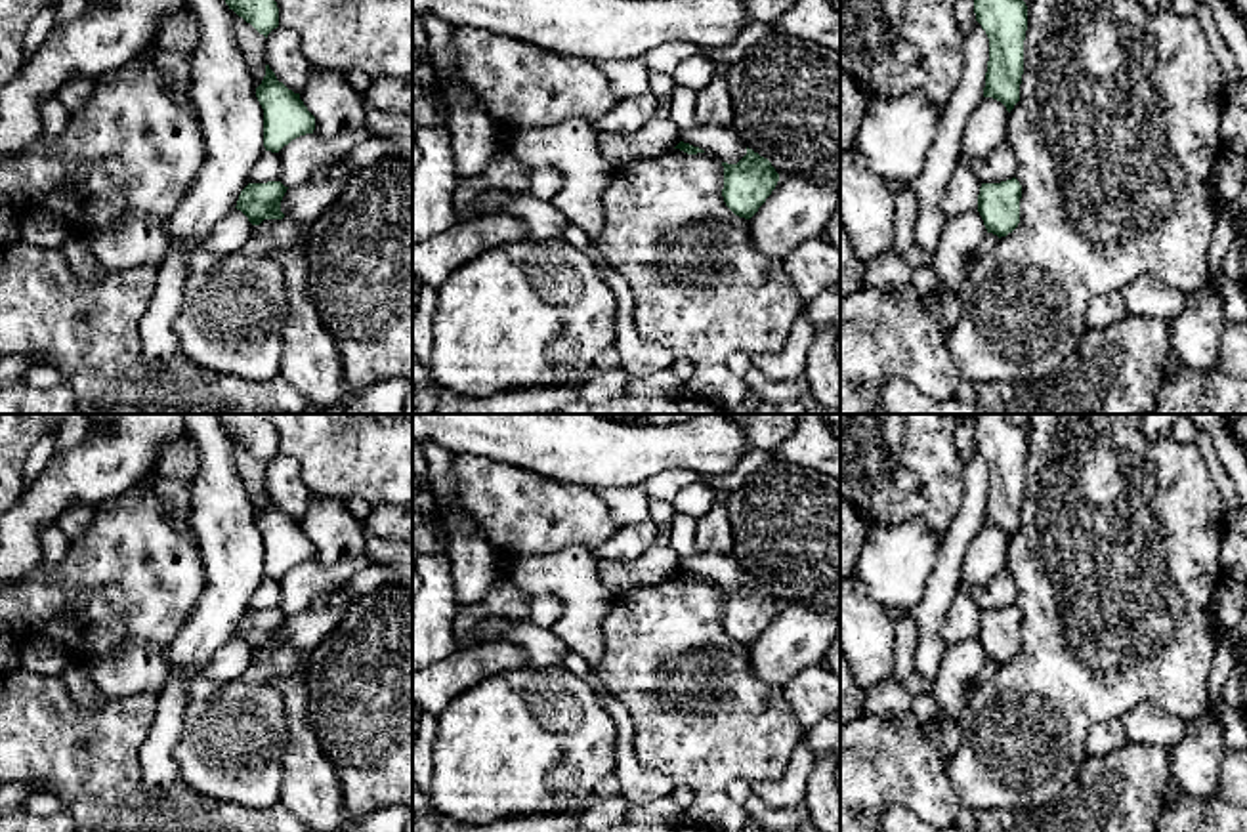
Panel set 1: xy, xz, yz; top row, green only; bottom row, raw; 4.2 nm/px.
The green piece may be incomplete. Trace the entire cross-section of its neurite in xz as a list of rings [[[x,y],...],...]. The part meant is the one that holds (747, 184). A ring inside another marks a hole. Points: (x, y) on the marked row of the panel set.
[[[747,147],[737,164],[722,162],[726,206],[739,218],[750,219],[779,181],[771,162]]]

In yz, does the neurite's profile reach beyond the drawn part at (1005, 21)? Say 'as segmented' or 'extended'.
as segmented

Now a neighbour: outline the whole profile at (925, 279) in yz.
[[[934,265],[913,267],[911,284],[920,294],[932,294],[936,298],[934,315],[943,334],[951,332],[959,315],[961,302],[957,294],[945,292],[941,279]]]

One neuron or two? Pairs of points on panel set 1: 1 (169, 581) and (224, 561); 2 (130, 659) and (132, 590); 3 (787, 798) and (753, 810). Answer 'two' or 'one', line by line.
1: two
2: two
3: two

